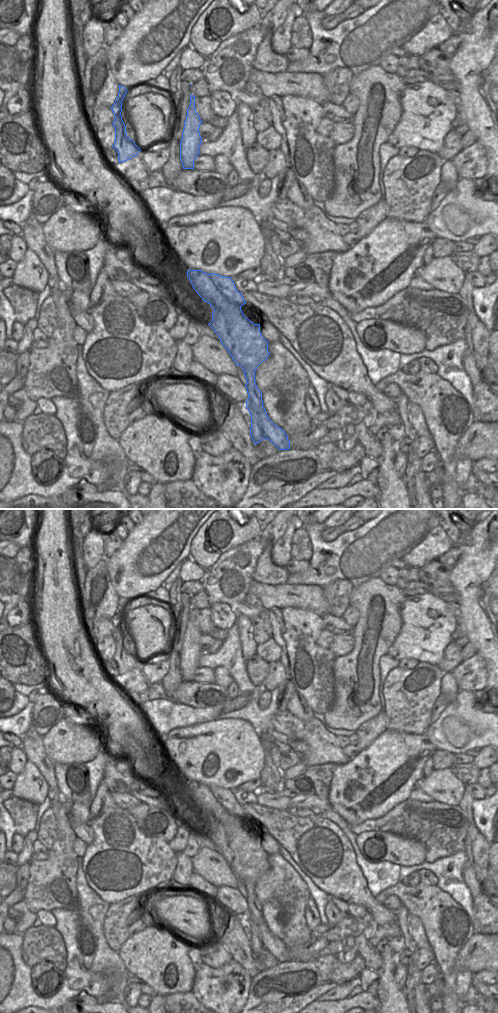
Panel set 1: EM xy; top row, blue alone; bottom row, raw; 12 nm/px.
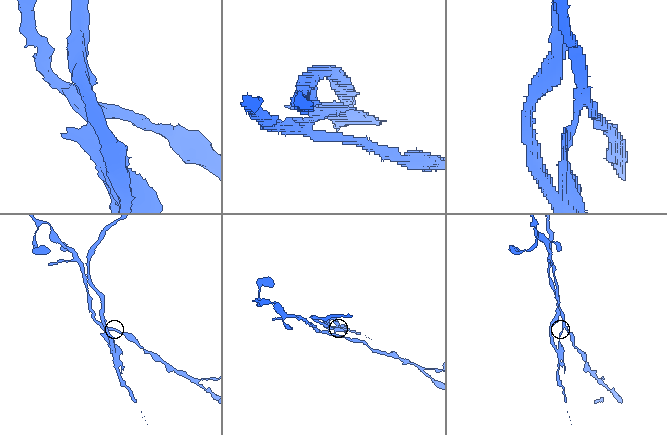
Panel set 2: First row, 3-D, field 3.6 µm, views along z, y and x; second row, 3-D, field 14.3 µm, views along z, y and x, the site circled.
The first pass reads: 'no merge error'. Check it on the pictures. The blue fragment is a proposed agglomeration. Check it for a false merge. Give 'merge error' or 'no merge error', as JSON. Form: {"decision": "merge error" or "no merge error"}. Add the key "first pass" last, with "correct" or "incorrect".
{"decision": "merge error", "first pass": "incorrect"}

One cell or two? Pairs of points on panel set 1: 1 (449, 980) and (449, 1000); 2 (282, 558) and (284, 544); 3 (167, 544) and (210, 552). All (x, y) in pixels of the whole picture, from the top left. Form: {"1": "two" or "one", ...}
{"1": "one", "2": "one", "3": "two"}

